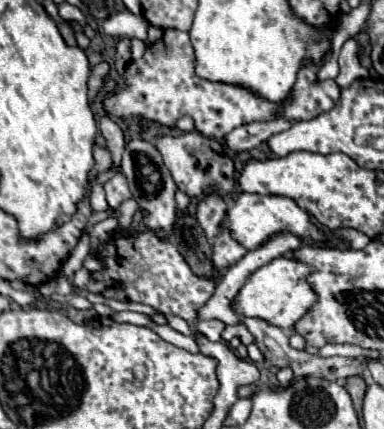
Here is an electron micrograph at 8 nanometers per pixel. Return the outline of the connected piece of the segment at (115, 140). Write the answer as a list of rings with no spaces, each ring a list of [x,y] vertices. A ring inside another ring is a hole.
[[[104,117],[104,119],[100,119],[100,133],[108,141],[114,165],[120,167],[120,155],[124,151],[124,131],[114,121],[110,121],[110,119]]]

